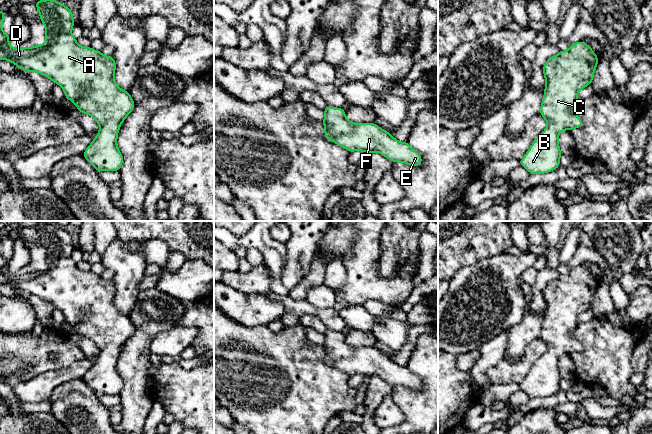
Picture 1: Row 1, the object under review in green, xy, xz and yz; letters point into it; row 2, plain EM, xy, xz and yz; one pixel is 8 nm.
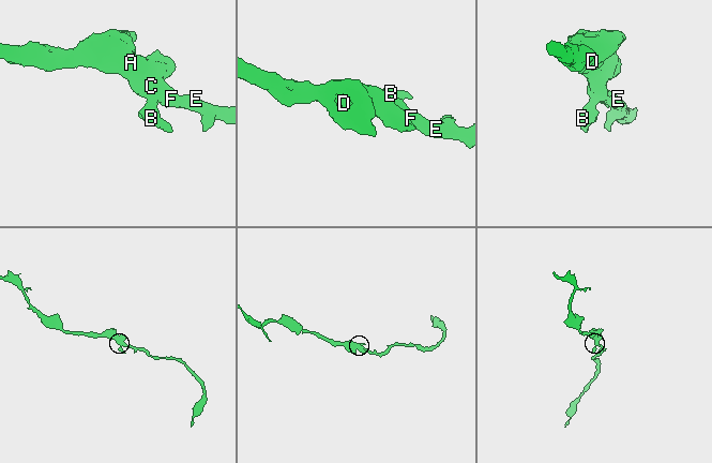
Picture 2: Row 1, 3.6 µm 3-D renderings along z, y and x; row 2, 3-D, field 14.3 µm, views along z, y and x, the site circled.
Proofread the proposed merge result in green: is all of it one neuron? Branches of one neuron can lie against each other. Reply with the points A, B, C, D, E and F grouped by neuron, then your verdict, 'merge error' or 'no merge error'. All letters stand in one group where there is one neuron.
groups A B C D E F; no merge error

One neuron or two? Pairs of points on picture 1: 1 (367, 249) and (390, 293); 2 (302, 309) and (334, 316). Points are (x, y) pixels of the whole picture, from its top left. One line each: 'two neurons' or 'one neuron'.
1: one neuron
2: one neuron

